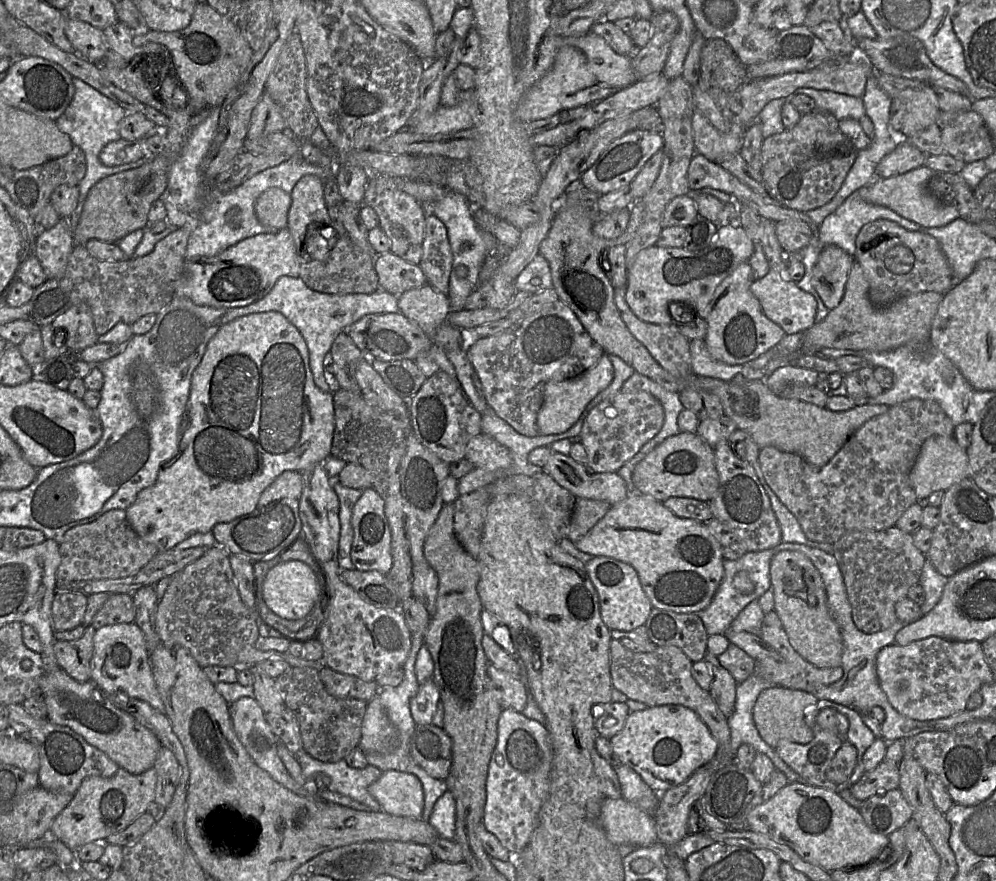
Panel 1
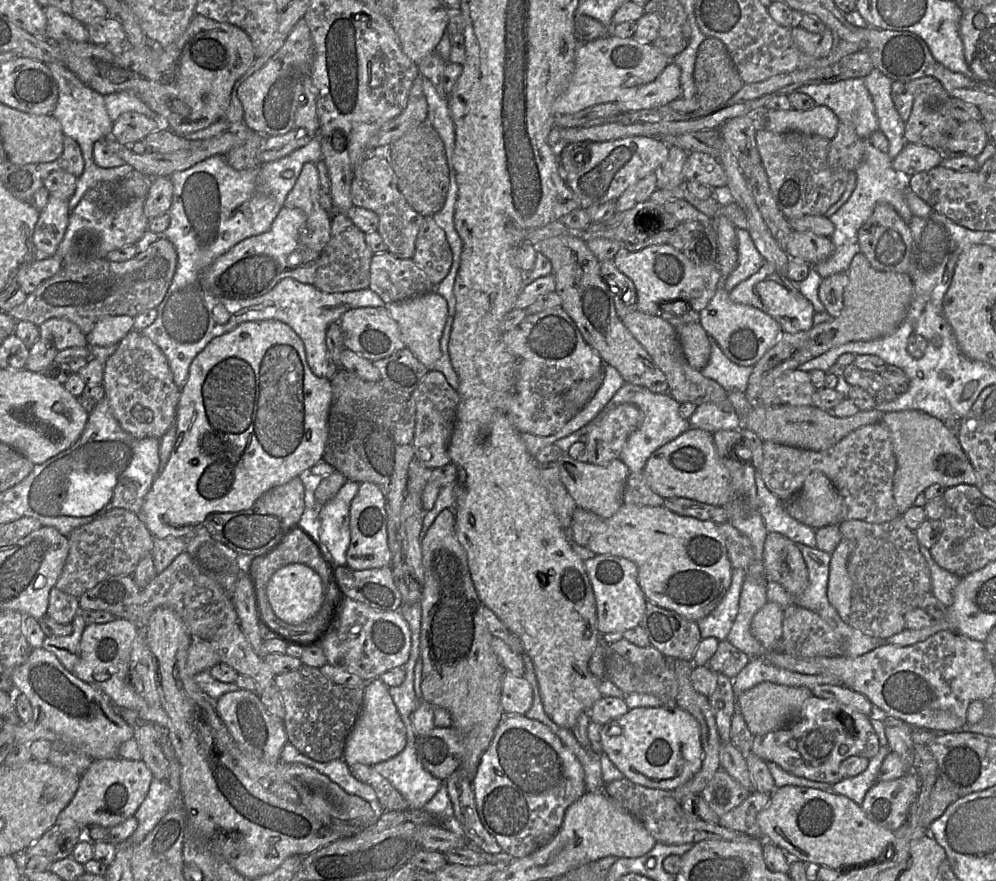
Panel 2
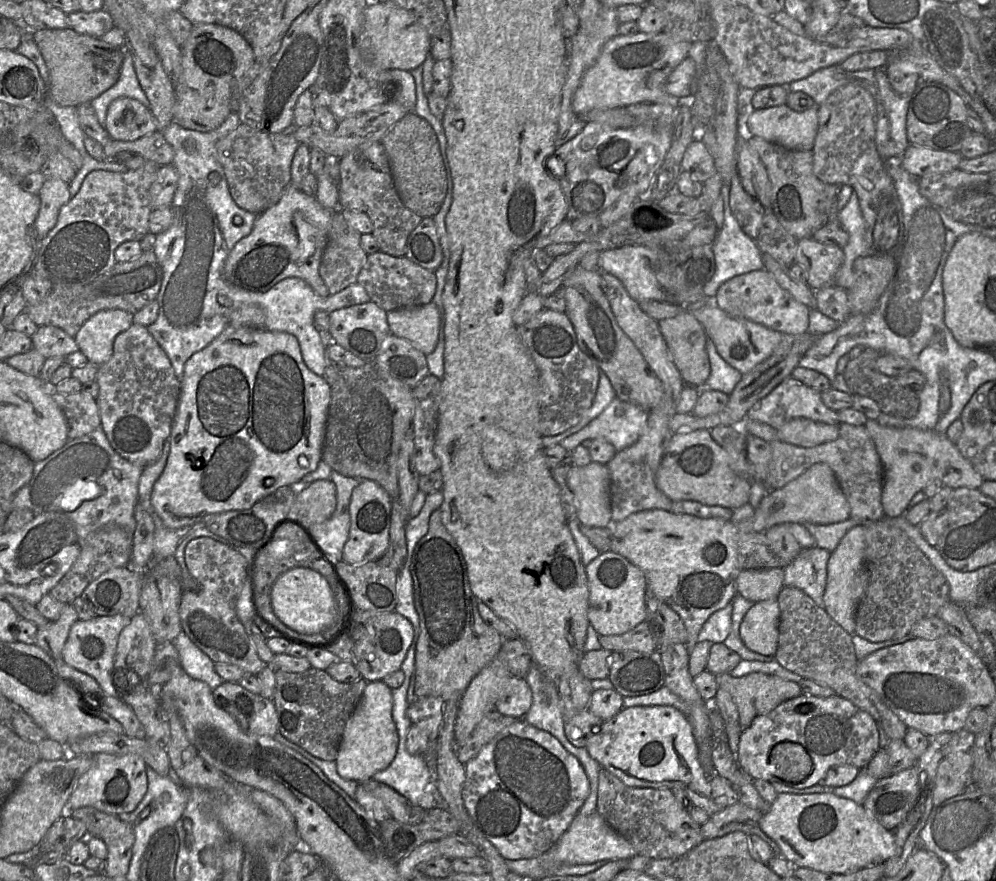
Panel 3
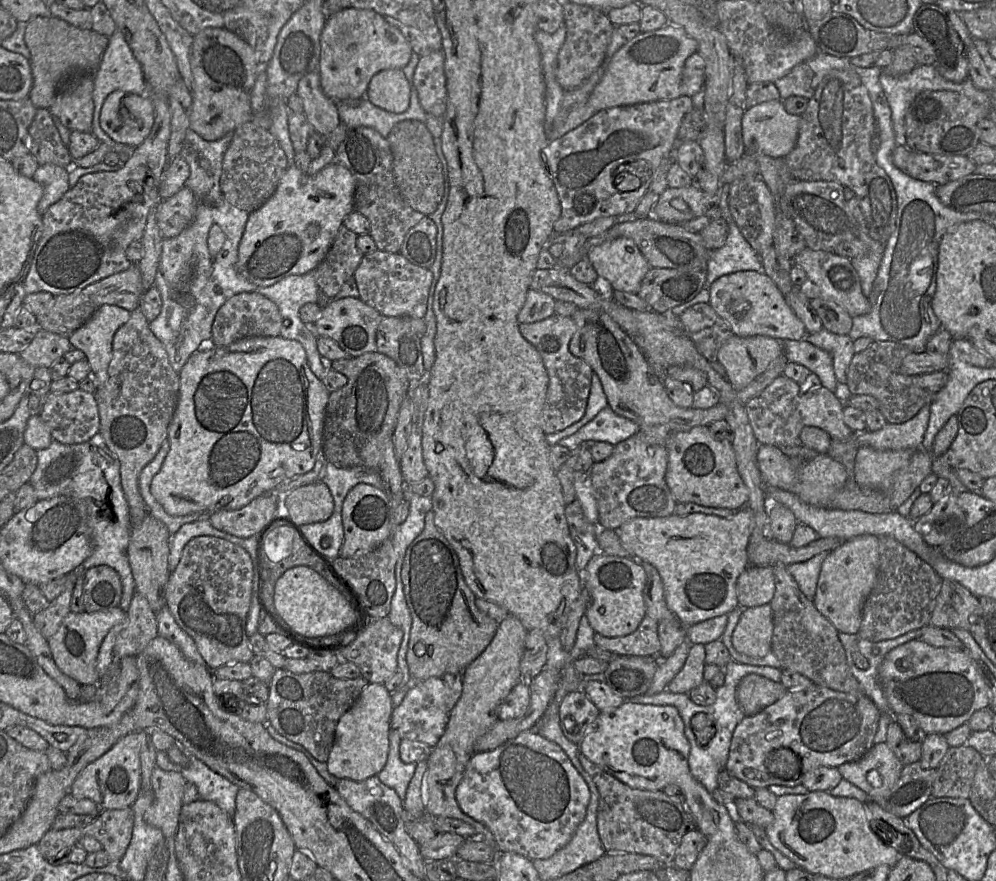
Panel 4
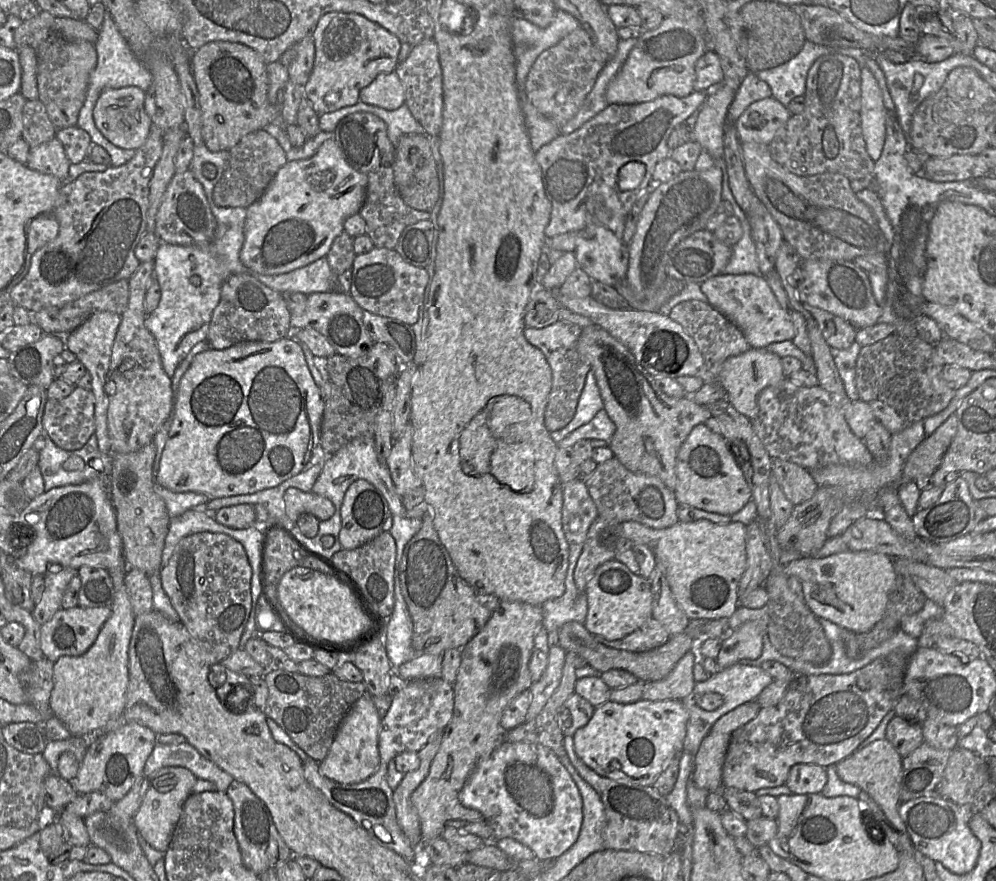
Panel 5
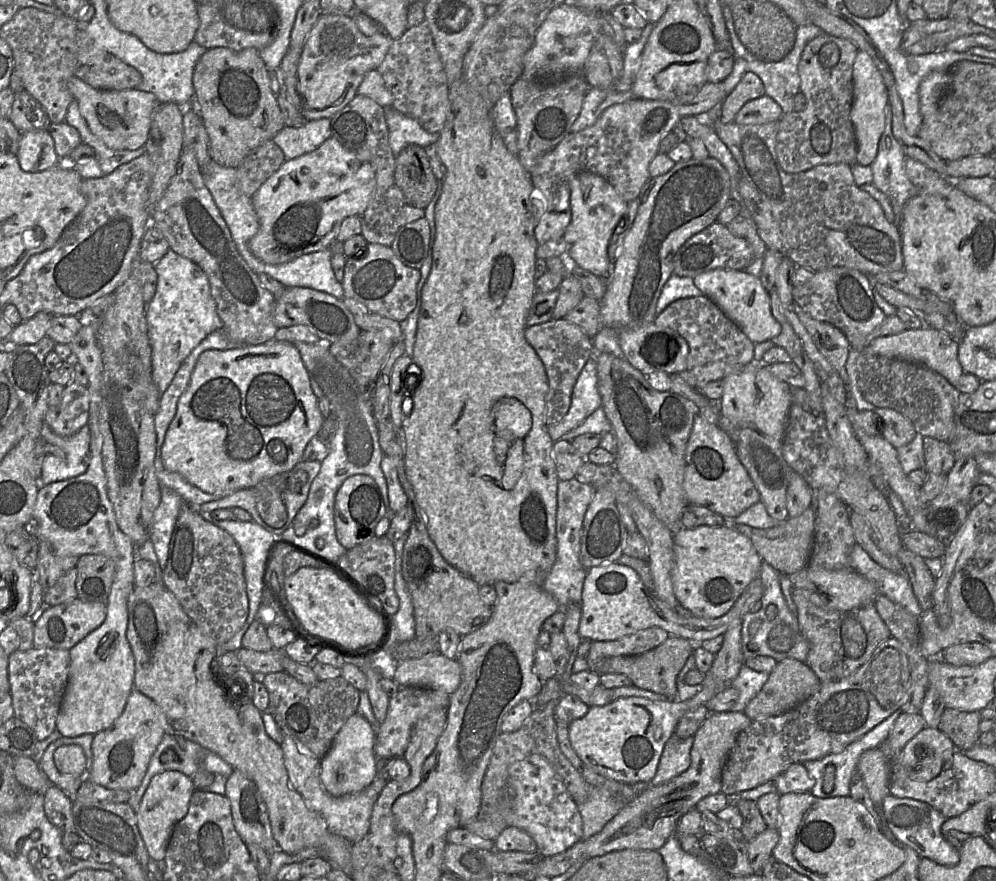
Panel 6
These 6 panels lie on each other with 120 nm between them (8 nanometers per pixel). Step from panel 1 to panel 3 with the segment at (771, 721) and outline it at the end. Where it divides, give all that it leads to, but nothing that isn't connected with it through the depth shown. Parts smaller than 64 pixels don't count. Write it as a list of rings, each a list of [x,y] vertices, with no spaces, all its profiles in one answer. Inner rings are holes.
[[[761,672],[739,678],[723,673],[715,678],[718,687],[727,691],[735,702],[742,730],[747,729],[757,716],[765,715],[782,702],[802,694],[798,683]]]

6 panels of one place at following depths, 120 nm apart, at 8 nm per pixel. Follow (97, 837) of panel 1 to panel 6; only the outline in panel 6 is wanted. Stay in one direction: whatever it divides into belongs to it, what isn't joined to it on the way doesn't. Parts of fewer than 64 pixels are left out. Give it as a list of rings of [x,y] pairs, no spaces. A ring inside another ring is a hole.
[[[133,689],[124,711],[112,726],[94,735],[93,763],[85,778],[109,789],[135,790],[142,782],[157,746],[165,734],[165,717],[146,695]]]

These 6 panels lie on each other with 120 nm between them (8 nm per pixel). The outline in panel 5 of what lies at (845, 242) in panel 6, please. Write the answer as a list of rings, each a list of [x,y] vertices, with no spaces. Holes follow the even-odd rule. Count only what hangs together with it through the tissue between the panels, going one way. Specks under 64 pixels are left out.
[[[744,142],[742,143],[742,153],[745,166],[746,177],[749,181],[749,184],[754,191],[755,195],[759,200],[765,205],[767,210],[773,216],[775,221],[779,224],[783,239],[785,242],[789,243],[800,255],[802,260],[844,260],[844,261],[853,261],[858,256],[875,254],[875,253],[884,253],[888,258],[888,243],[884,237],[883,232],[881,231],[877,219],[875,218],[871,208],[865,204],[863,201],[859,200],[856,193],[853,192],[850,180],[842,174],[826,172],[822,174],[812,175],[812,176],[797,176],[786,170],[778,162],[776,162],[771,154],[769,145],[764,145],[756,142]]]

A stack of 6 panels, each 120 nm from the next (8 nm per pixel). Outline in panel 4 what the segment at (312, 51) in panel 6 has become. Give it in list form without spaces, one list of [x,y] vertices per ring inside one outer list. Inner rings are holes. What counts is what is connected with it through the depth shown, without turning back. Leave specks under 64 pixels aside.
[[[346,8],[328,14],[320,42],[321,88],[335,102],[365,99],[369,82],[375,74],[388,69],[404,68],[413,53],[401,31],[370,9]]]

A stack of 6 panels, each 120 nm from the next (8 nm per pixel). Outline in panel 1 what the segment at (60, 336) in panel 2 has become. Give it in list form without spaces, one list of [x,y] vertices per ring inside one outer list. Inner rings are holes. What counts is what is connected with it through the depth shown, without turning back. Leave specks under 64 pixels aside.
[[[85,303],[70,307],[51,324],[55,329],[65,331],[64,343],[69,353],[78,353],[97,343],[99,335],[95,331],[91,310]]]

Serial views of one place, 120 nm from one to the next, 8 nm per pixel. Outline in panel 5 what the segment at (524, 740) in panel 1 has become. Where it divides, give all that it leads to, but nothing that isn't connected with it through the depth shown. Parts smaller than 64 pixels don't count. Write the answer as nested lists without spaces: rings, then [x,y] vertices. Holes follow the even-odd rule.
[[[500,742],[471,773],[459,793],[459,801],[483,815],[492,828],[494,841],[513,838],[529,847],[541,861],[554,860],[567,851],[576,841],[583,819],[583,802],[577,785],[557,755],[539,743]]]

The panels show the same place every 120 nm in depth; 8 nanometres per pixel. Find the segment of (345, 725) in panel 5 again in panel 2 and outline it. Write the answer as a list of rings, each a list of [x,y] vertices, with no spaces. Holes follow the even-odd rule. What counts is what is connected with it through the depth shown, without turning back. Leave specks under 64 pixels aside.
[[[375,678],[365,682],[363,689],[362,708],[343,750],[342,759],[349,766],[356,763],[373,766],[396,756],[406,745],[406,727],[390,696],[389,687]]]

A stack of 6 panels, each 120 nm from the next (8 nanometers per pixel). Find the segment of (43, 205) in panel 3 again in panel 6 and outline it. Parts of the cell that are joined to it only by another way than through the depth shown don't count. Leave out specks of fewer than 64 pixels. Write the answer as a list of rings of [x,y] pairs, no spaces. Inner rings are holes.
[[[47,130],[22,133],[16,157],[26,172],[41,172],[62,162]]]

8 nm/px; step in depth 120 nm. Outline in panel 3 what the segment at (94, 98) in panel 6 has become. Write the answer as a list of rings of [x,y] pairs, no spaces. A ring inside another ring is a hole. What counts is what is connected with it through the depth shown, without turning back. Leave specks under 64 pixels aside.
[[[120,97],[107,110],[105,130],[113,140],[134,141],[157,129],[150,109],[136,99]]]

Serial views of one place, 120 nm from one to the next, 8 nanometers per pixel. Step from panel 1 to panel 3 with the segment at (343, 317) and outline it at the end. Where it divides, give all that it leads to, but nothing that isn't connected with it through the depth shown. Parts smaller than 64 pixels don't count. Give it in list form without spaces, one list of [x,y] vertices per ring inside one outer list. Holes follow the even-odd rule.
[[[289,277],[281,280],[266,292],[253,292],[253,295],[240,295],[234,298],[222,300],[224,308],[228,309],[228,319],[223,327],[229,326],[229,318],[233,311],[247,305],[253,304],[261,307],[266,313],[265,329],[271,331],[286,332],[294,335],[299,342],[303,360],[307,367],[315,374],[322,376],[328,363],[326,355],[326,342],[314,326],[313,318],[316,312],[324,311],[330,313],[337,309],[363,304],[370,301],[366,290],[358,283],[351,284],[340,292],[321,297],[301,278]]]

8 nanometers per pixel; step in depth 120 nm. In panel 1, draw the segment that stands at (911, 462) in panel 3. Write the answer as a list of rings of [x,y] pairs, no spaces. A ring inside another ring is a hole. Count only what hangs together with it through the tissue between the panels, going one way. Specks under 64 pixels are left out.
[[[935,435],[921,446],[918,458],[909,473],[909,480],[918,500],[926,499],[933,492],[948,490],[952,485],[971,477],[971,467],[964,449],[954,436]]]

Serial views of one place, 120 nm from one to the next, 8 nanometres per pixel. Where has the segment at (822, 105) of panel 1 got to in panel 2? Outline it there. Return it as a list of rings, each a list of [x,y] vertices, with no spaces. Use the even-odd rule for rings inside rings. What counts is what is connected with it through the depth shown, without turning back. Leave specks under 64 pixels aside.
[[[864,78],[801,86],[796,90],[810,96],[816,105],[830,108],[839,121],[855,127],[860,138],[879,130],[874,104]]]

